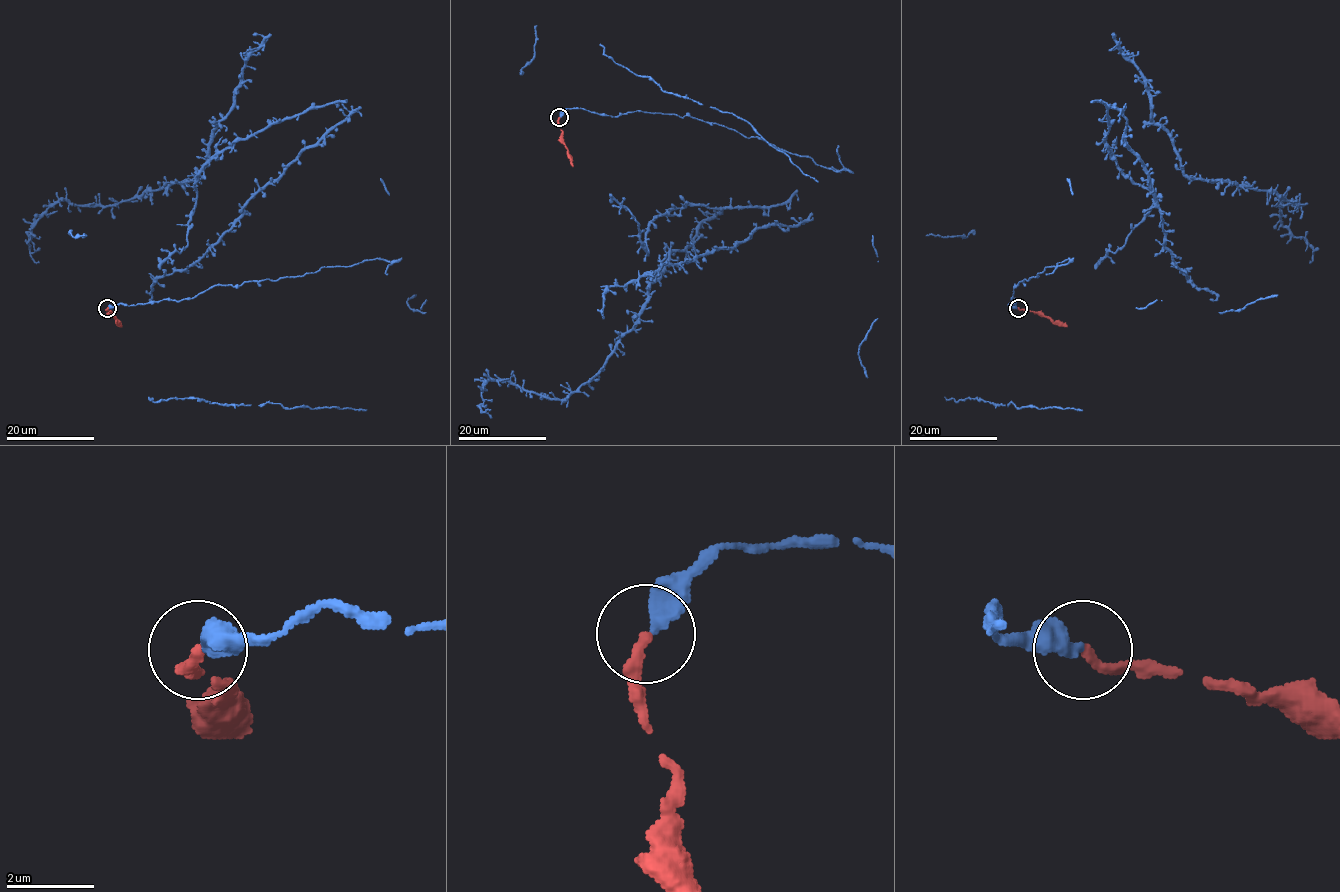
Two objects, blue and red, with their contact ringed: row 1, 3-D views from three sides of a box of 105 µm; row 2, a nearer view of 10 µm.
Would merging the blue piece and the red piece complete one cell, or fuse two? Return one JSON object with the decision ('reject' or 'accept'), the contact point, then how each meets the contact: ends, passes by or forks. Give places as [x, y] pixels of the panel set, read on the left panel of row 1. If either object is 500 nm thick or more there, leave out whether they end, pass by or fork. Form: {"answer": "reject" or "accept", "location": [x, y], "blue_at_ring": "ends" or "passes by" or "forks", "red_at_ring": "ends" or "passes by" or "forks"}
{"answer": "accept", "location": [107, 308], "blue_at_ring": "ends", "red_at_ring": "ends"}

